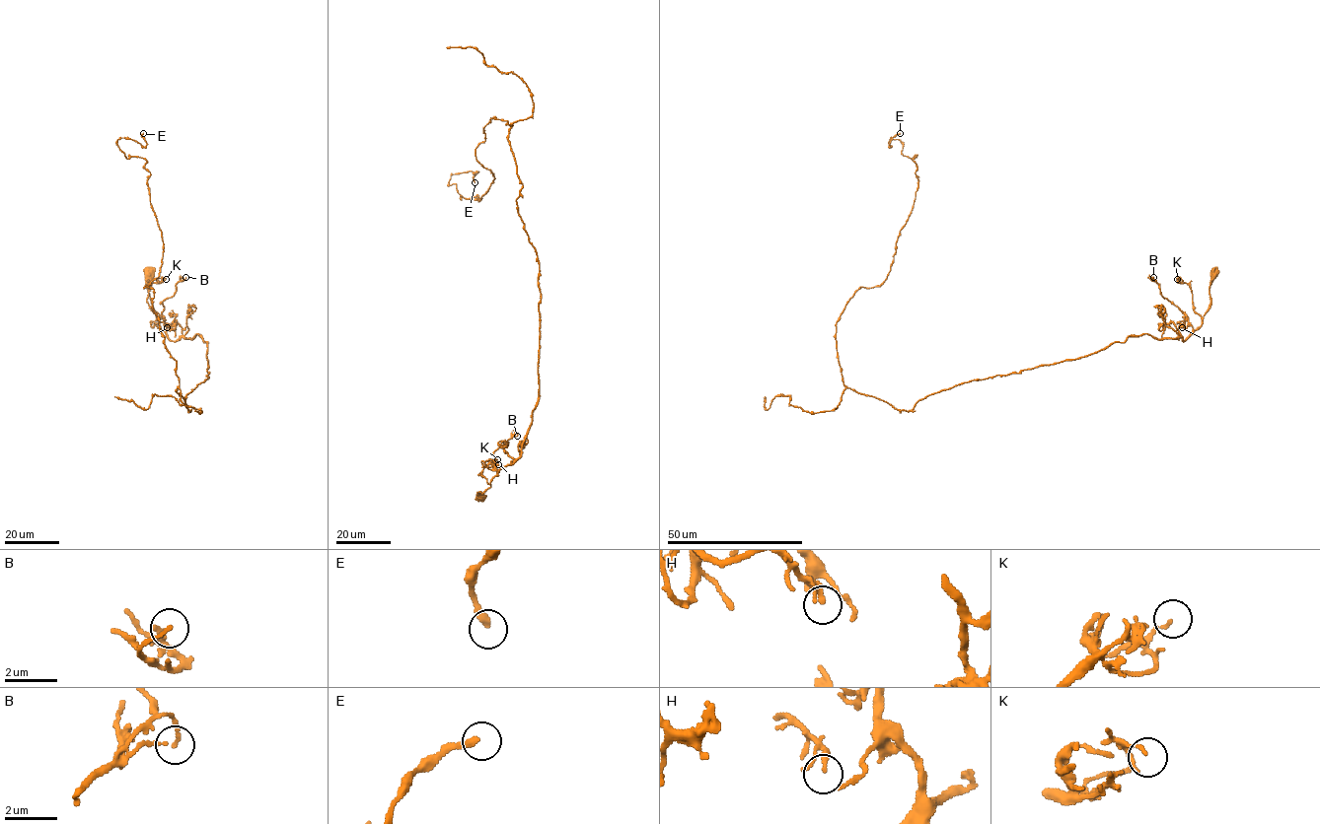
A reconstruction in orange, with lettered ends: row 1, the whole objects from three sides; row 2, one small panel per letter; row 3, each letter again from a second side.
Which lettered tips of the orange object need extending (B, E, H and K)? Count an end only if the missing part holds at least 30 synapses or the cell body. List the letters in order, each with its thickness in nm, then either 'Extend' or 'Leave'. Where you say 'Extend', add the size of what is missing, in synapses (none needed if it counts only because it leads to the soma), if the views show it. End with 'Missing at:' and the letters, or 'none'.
B: Thickness 140 nm. Leave
E: Thickness 280 nm. Leave
H: Thickness 180 nm. Leave
K: Thickness 120 nm. Leave
Missing at: none

